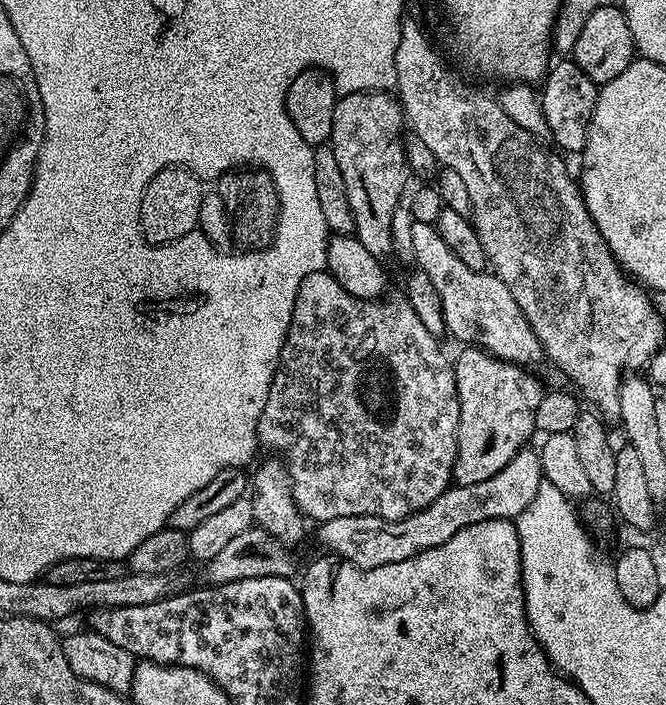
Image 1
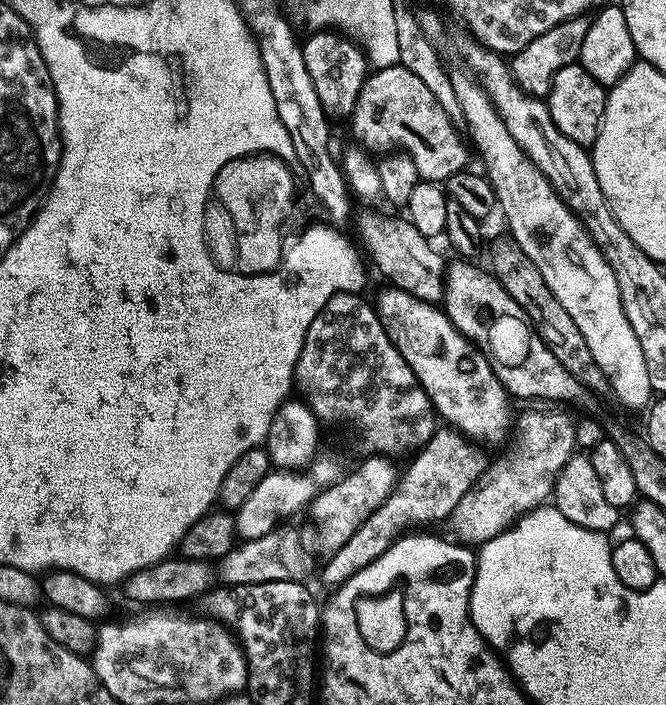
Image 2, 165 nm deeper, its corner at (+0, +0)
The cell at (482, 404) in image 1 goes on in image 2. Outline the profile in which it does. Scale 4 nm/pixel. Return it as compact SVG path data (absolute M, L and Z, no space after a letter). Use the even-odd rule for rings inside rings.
M451 426L437 427L431 442L411 457L412 465L405 472L403 470L386 502L372 511L370 518L366 518L366 522L362 522L362 526L358 526L358 530L354 530L354 534L342 542L337 552L327 557L328 565L321 570L321 578L331 586L339 586L358 570L370 566L370 562L378 559L397 539L398 533L409 529L406 527L410 524L447 521L454 506L462 502L462 494L466 494L466 490L478 482L490 463L489 457L484 457L483 450L471 442L467 435Z

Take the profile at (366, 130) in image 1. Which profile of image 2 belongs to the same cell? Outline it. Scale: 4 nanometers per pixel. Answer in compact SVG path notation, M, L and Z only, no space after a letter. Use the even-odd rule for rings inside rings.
M400 64L389 68L377 68L365 79L362 90L358 94L358 102L350 117L352 132L356 135L355 143L369 153L388 154L393 150L403 150L418 166L418 174L424 182L444 182L455 172L465 171L468 160L469 145L460 141L456 128L452 125L449 109L440 107L438 98L430 94L426 82L418 78L418 74L410 74Z

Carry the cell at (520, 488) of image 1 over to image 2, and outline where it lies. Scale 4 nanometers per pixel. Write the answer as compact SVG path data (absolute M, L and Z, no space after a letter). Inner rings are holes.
M524 412L517 420L515 417L511 436L512 445L489 463L478 482L462 494L462 502L454 506L450 525L456 531L455 539L465 546L485 544L533 508L541 507L553 495L562 466L577 451L576 426L573 417L564 412Z

